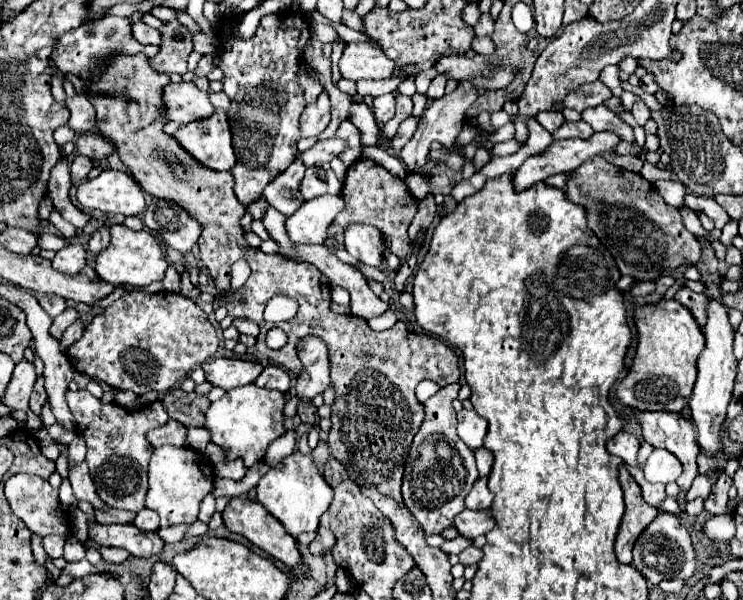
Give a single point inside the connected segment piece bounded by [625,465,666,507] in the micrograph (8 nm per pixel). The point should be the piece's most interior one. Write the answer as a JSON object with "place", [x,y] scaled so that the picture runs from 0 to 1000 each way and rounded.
{"place":[879,823]}

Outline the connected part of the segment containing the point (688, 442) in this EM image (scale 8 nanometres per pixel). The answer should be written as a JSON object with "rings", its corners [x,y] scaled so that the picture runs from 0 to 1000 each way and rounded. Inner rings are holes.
{"rings":[[[865,685],[857,688],[857,702],[863,705],[863,718],[865,718],[865,732],[879,742],[879,745],[892,745],[898,752],[903,752],[919,775],[919,792],[908,802],[914,808],[914,825],[911,825],[911,838],[917,845],[917,855],[922,855],[922,825],[933,805],[933,798],[938,795],[938,755],[941,745],[935,738],[935,718],[927,698],[922,698],[917,688],[900,688],[900,685]]]}

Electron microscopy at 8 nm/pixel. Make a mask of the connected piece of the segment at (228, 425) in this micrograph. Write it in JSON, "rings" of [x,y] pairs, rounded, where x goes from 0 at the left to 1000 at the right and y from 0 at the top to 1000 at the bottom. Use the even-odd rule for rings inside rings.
{"rings":[[[343,638],[316,645],[295,668],[287,668],[273,688],[276,715],[284,722],[284,738],[295,742],[306,755],[306,765],[327,765],[330,778],[338,778],[357,762],[362,738],[384,722],[381,678],[384,662],[378,652],[351,648]]]}

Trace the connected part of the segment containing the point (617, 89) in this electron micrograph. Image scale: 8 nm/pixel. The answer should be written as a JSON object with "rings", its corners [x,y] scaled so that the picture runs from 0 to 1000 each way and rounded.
{"rings":[[[820,108],[820,112],[814,112],[812,118],[809,118],[809,125],[806,125],[806,135],[814,142],[814,145],[820,145],[822,148],[822,155],[825,155],[825,162],[836,162],[836,135],[833,135],[833,112],[830,108]]]}

